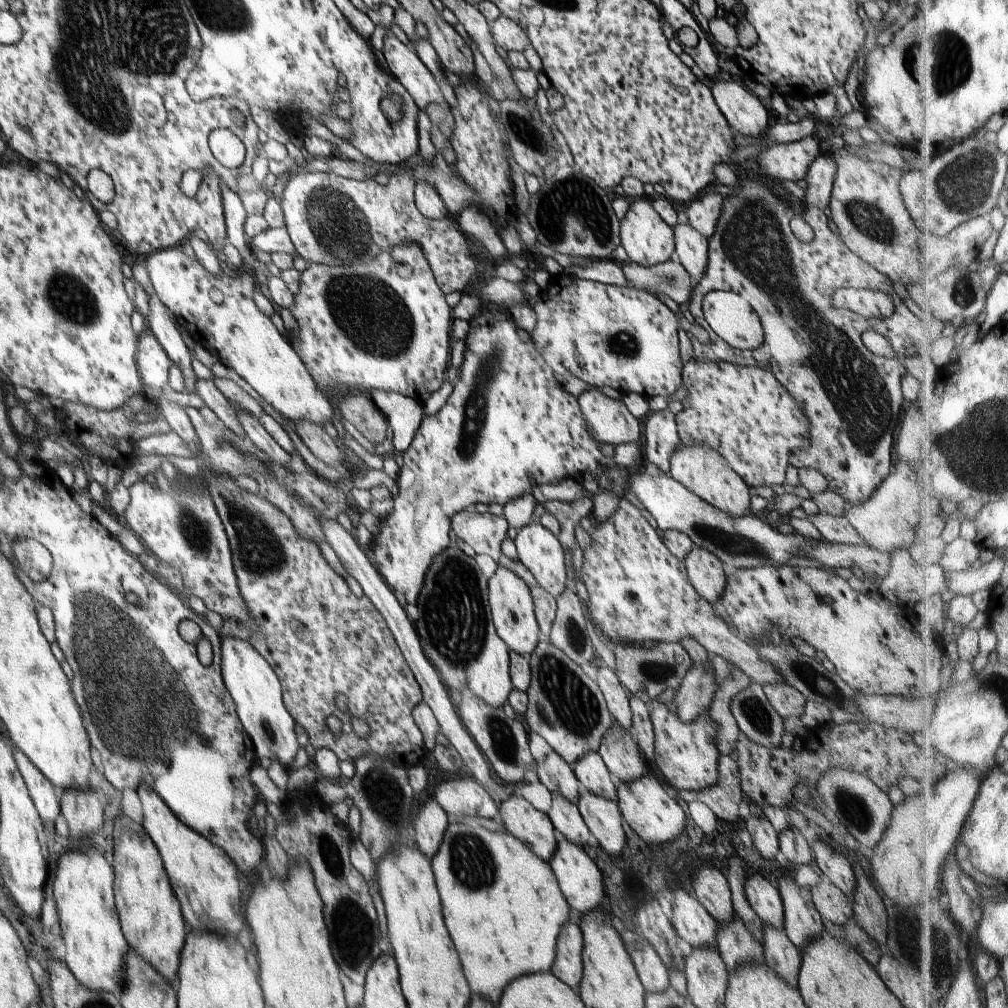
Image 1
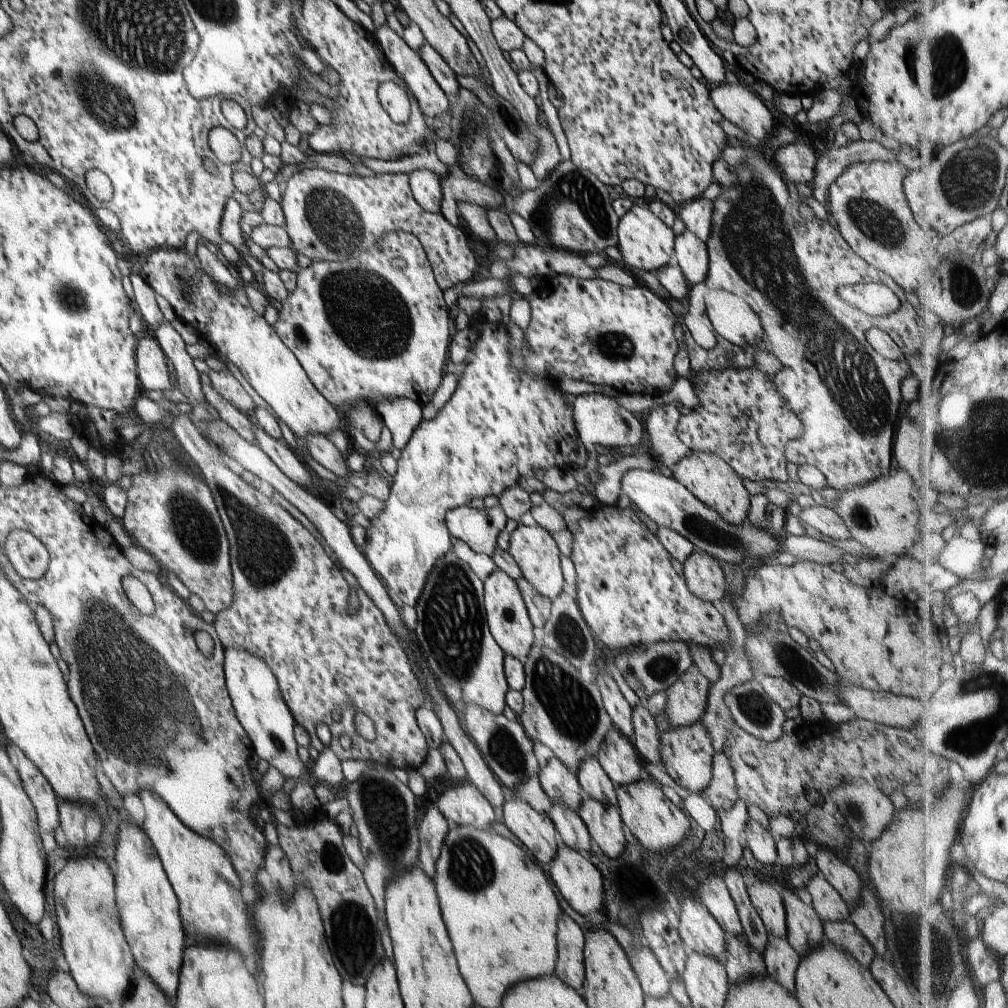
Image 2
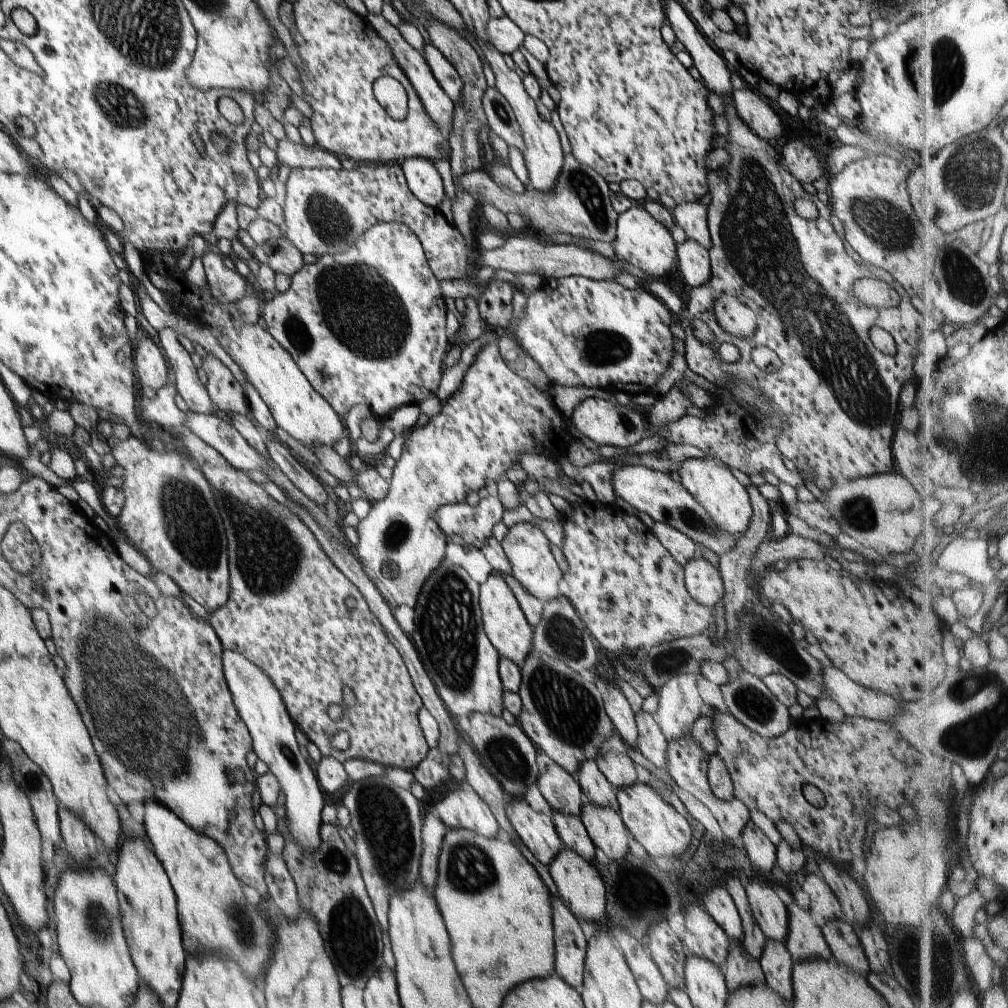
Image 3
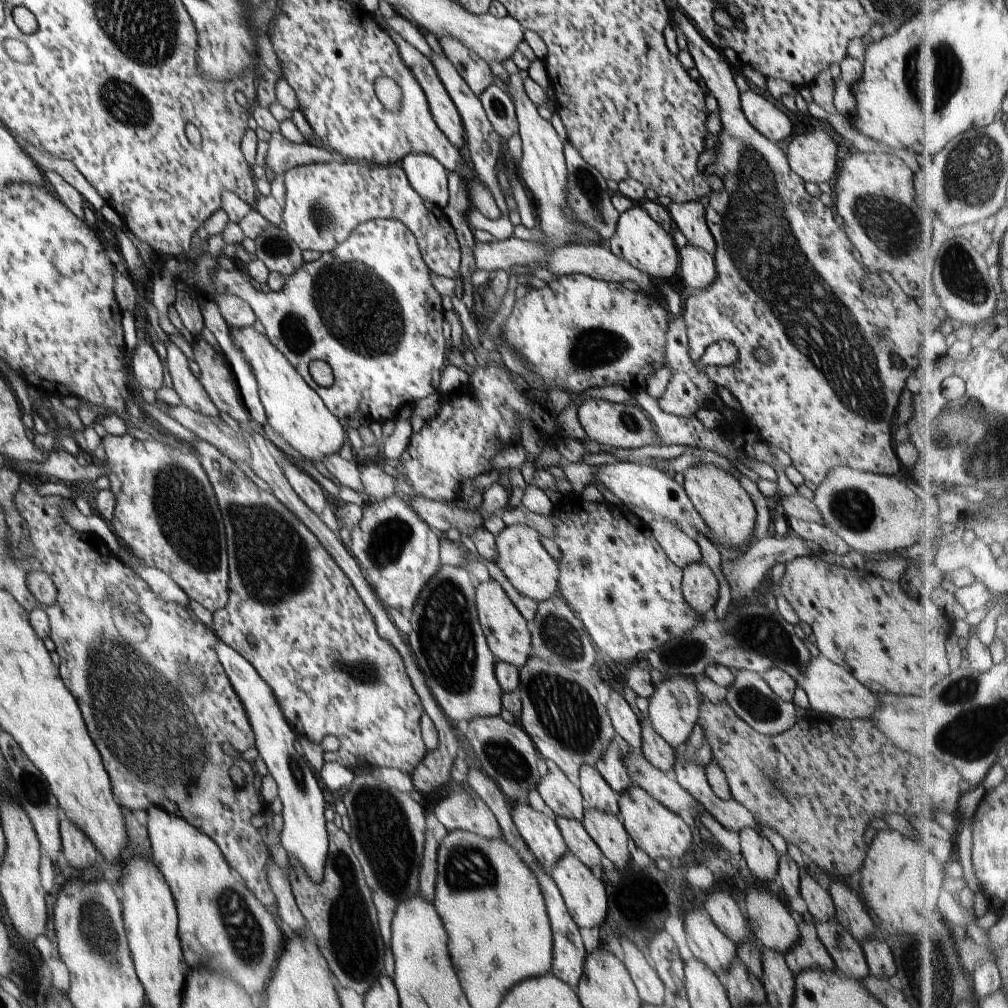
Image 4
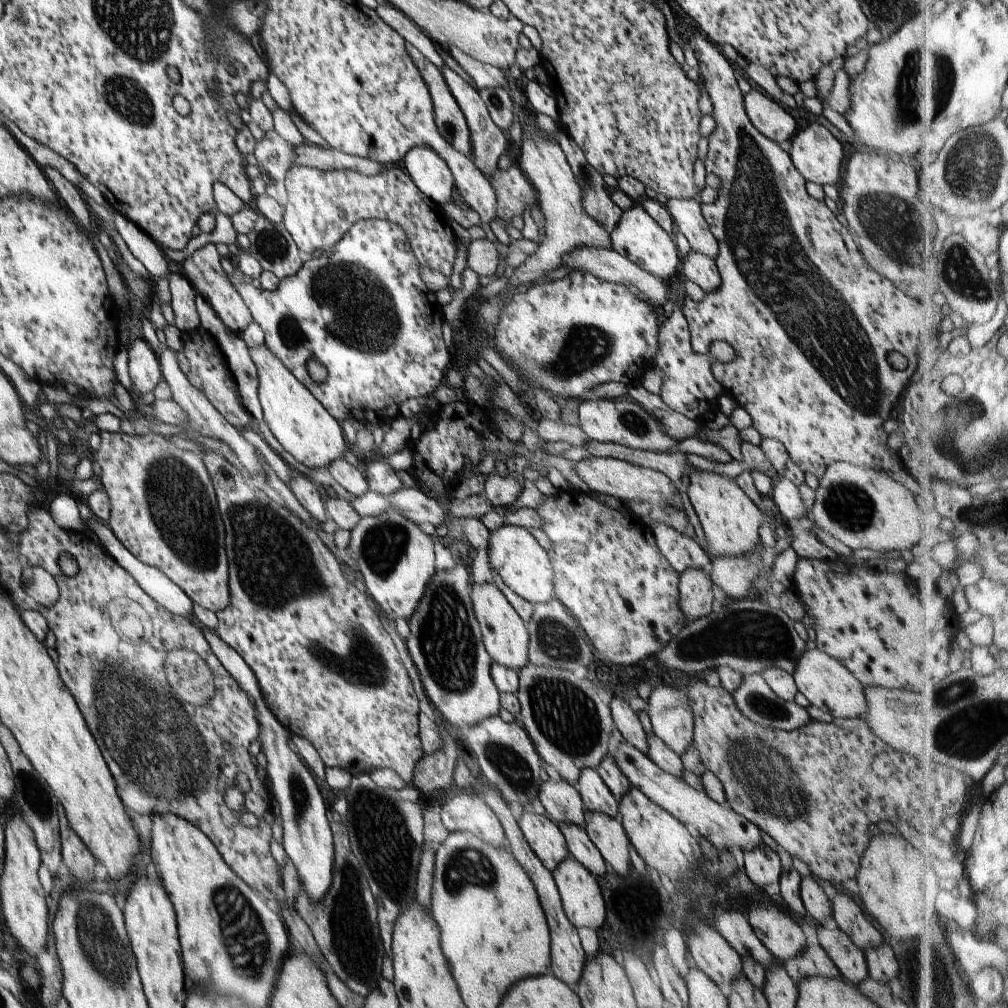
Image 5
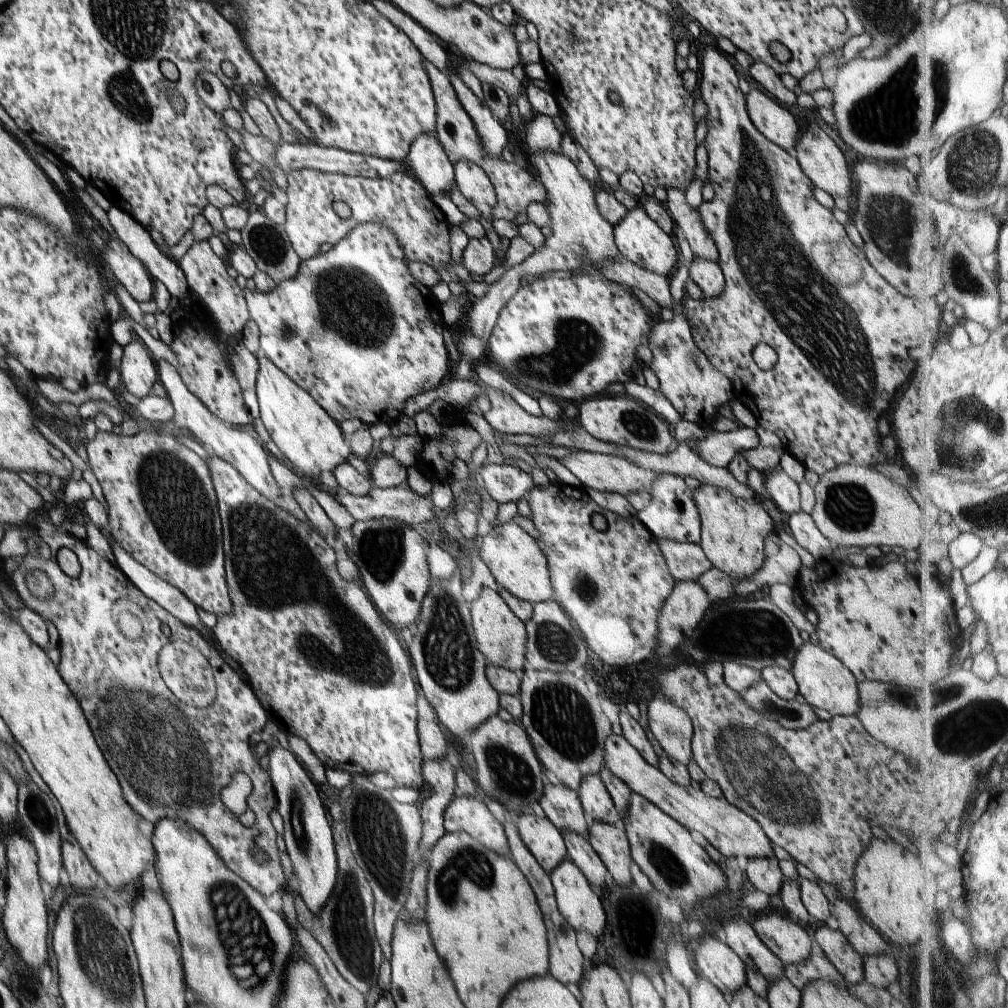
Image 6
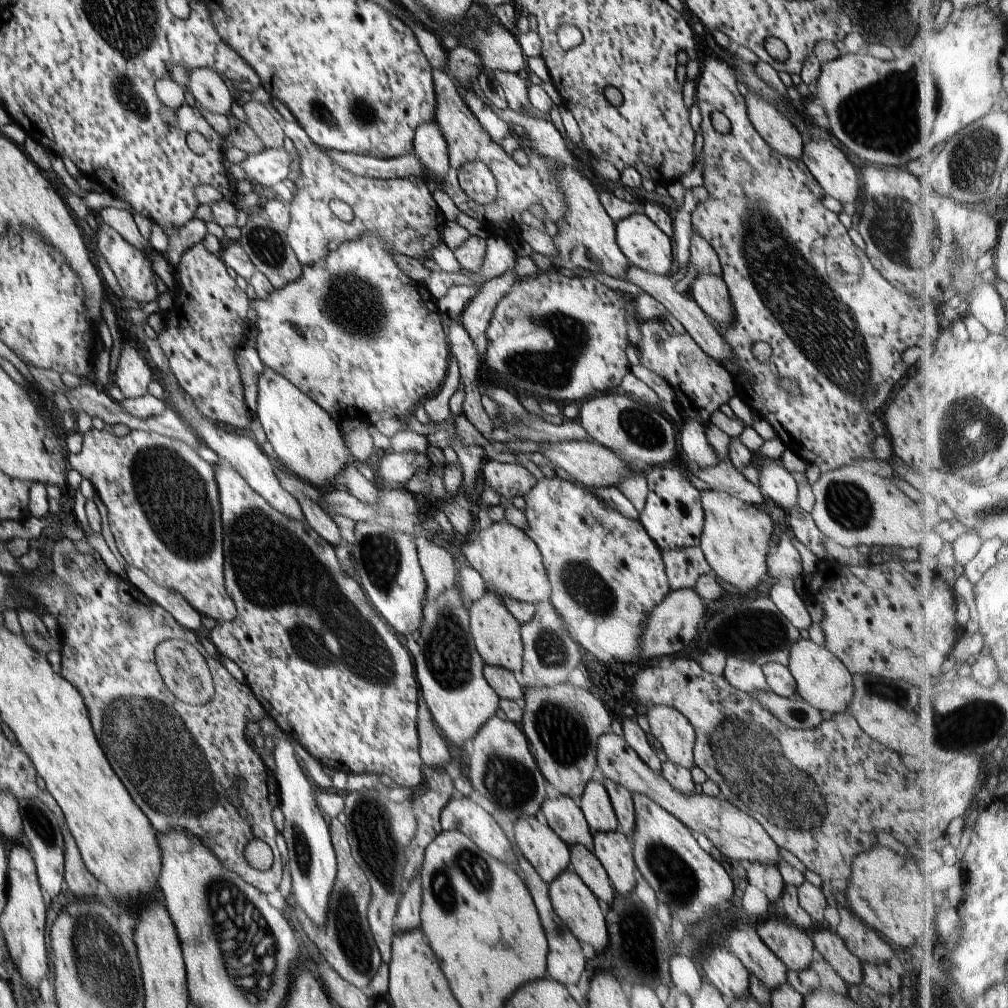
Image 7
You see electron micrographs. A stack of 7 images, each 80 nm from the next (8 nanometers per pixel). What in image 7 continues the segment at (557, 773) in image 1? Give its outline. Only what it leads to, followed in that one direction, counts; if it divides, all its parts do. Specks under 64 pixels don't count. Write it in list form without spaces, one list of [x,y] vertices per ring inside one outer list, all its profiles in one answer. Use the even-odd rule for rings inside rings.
[[[566,796],[547,798],[541,807],[548,825],[568,846],[584,846],[595,852],[593,834],[577,801]]]

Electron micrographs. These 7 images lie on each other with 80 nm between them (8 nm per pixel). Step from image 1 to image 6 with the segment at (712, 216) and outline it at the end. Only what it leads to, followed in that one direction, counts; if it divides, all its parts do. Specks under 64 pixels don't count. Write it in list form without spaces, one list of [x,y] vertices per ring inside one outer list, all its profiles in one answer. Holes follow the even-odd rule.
[[[670,189],[667,192],[665,205],[676,222],[677,229],[681,230],[687,238],[694,256],[716,263],[719,259],[719,252],[713,236],[706,230],[697,209],[686,201],[685,192]]]

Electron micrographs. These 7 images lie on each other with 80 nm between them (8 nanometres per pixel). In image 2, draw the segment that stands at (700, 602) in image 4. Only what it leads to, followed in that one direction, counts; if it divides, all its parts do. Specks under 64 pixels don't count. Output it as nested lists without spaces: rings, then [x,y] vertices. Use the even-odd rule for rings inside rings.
[[[694,551],[682,565],[688,588],[690,588],[700,600],[716,602],[716,600],[726,598],[728,586],[723,573],[723,566],[720,567],[718,564],[717,559],[711,554],[704,551],[700,554],[700,552]]]

